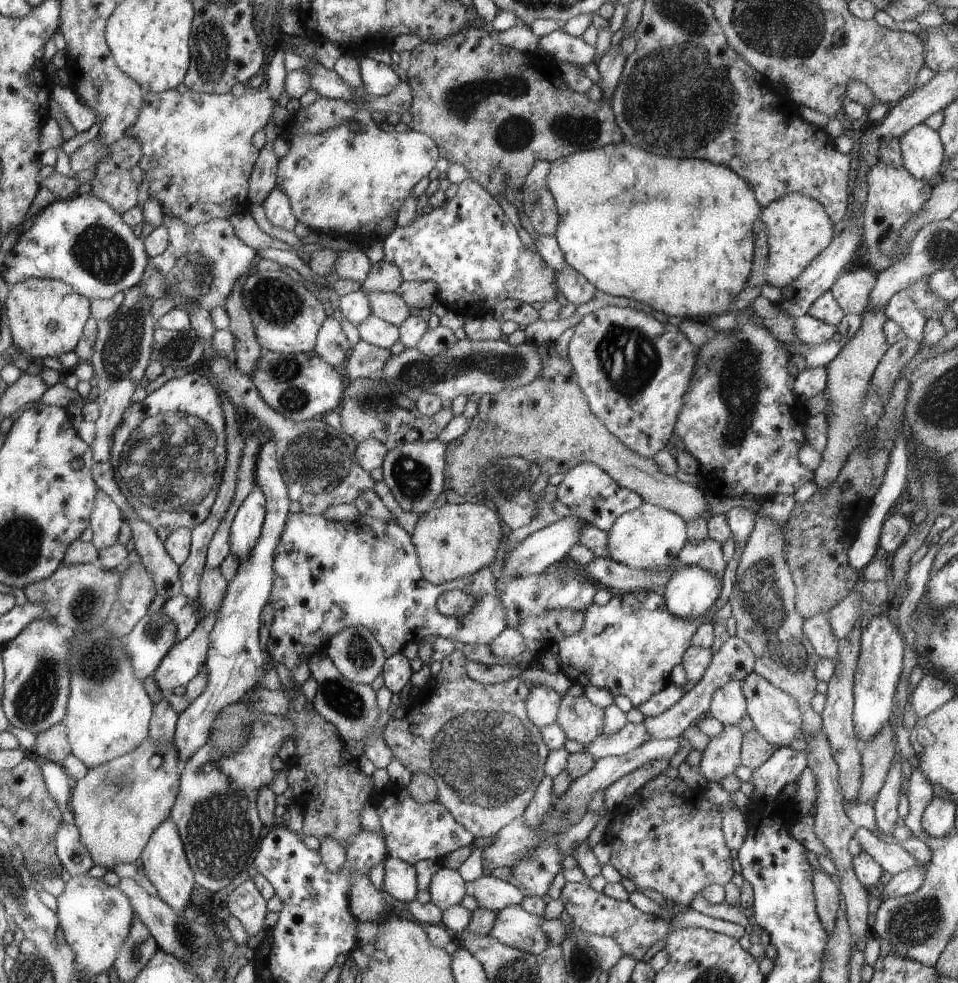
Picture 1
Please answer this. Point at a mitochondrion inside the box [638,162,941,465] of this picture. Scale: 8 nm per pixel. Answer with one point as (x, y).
(735, 372)

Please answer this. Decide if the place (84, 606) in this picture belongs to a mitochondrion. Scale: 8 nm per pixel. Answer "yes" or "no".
yes

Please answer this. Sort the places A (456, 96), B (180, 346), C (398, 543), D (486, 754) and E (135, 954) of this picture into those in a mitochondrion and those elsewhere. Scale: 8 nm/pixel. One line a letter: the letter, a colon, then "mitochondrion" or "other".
A: mitochondrion
B: mitochondrion
C: other
D: mitochondrion
E: mitochondrion

